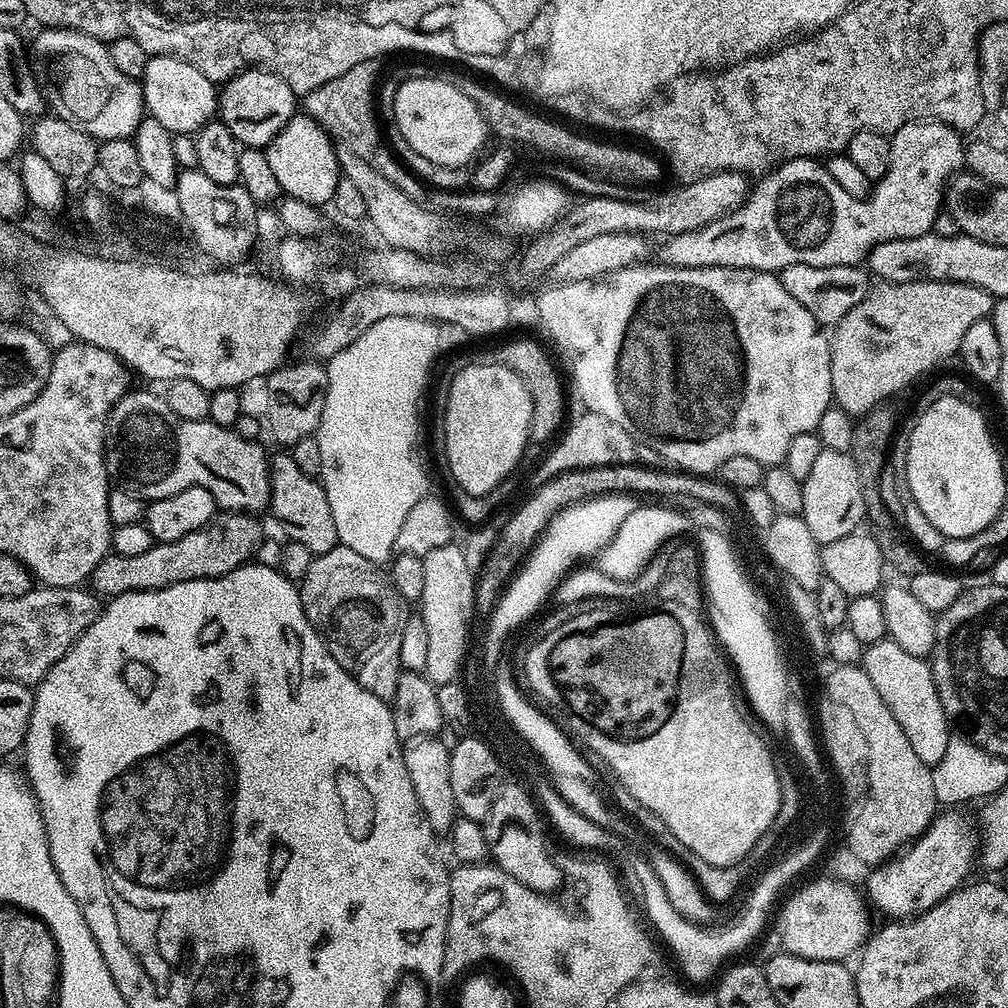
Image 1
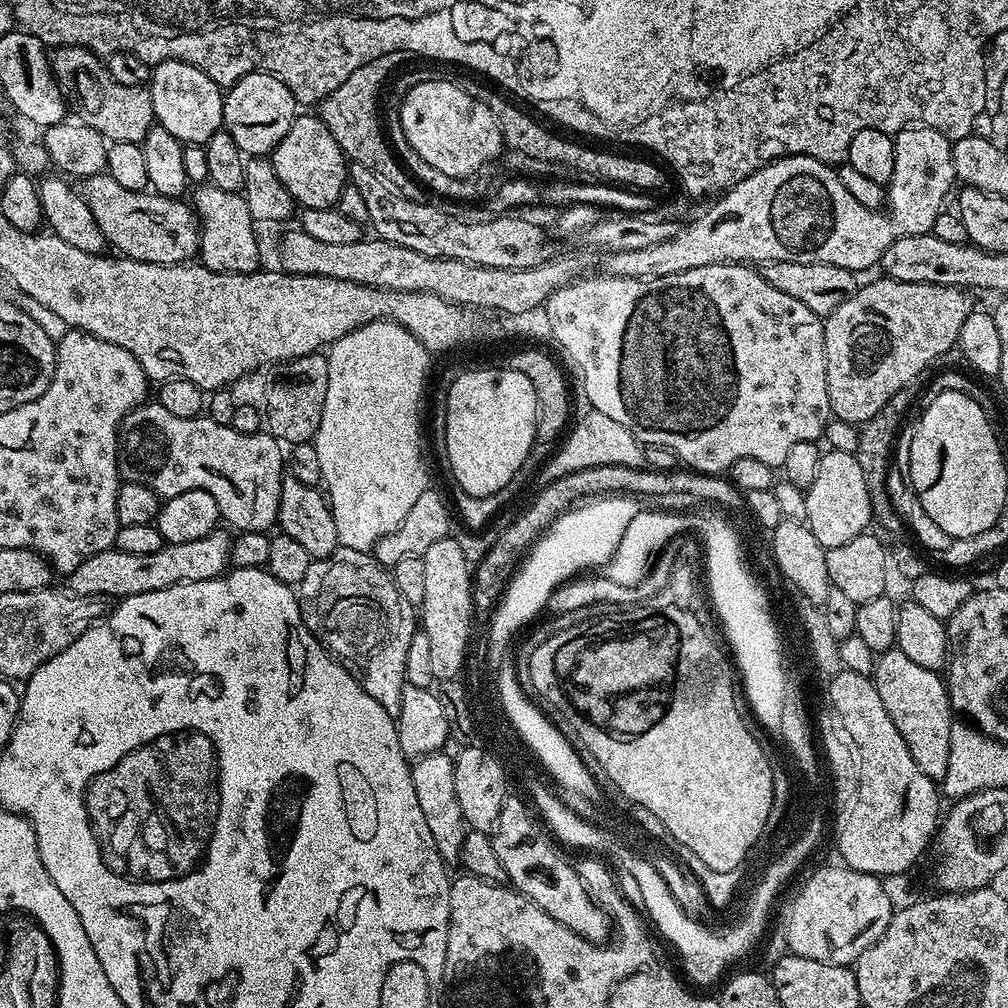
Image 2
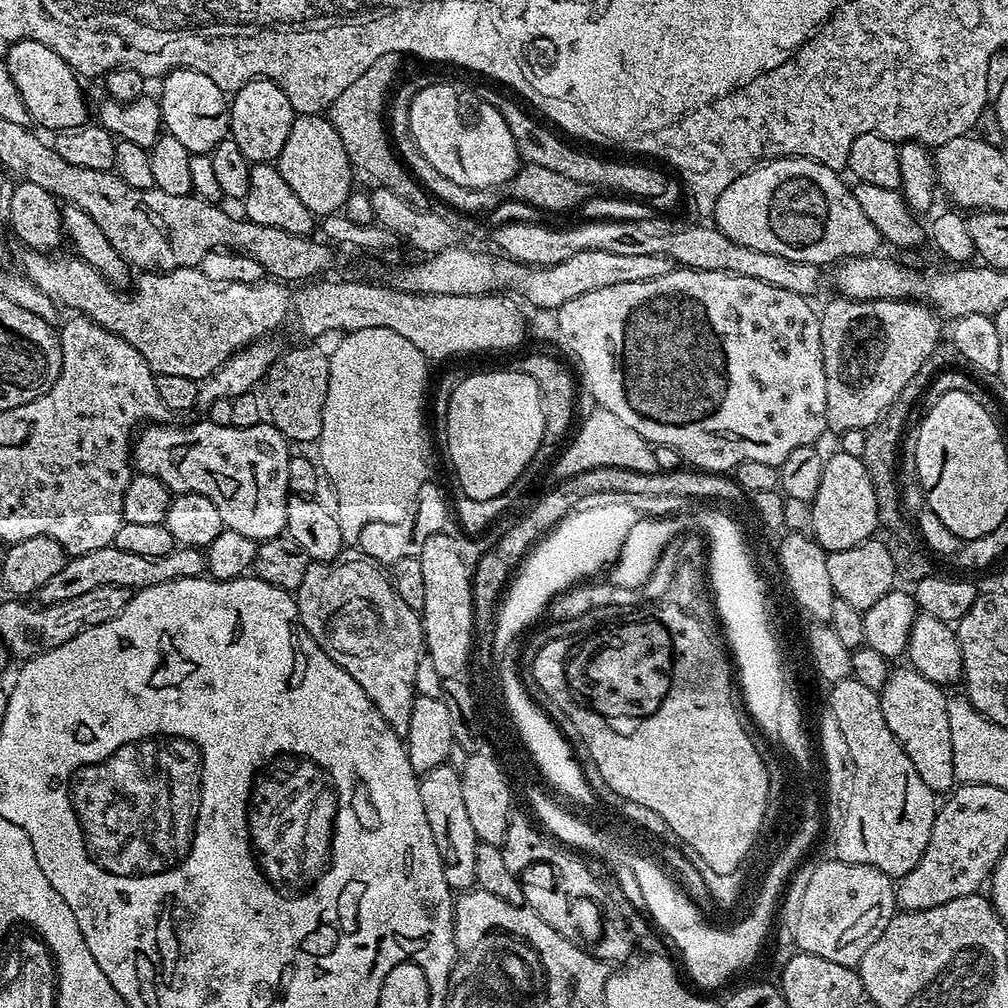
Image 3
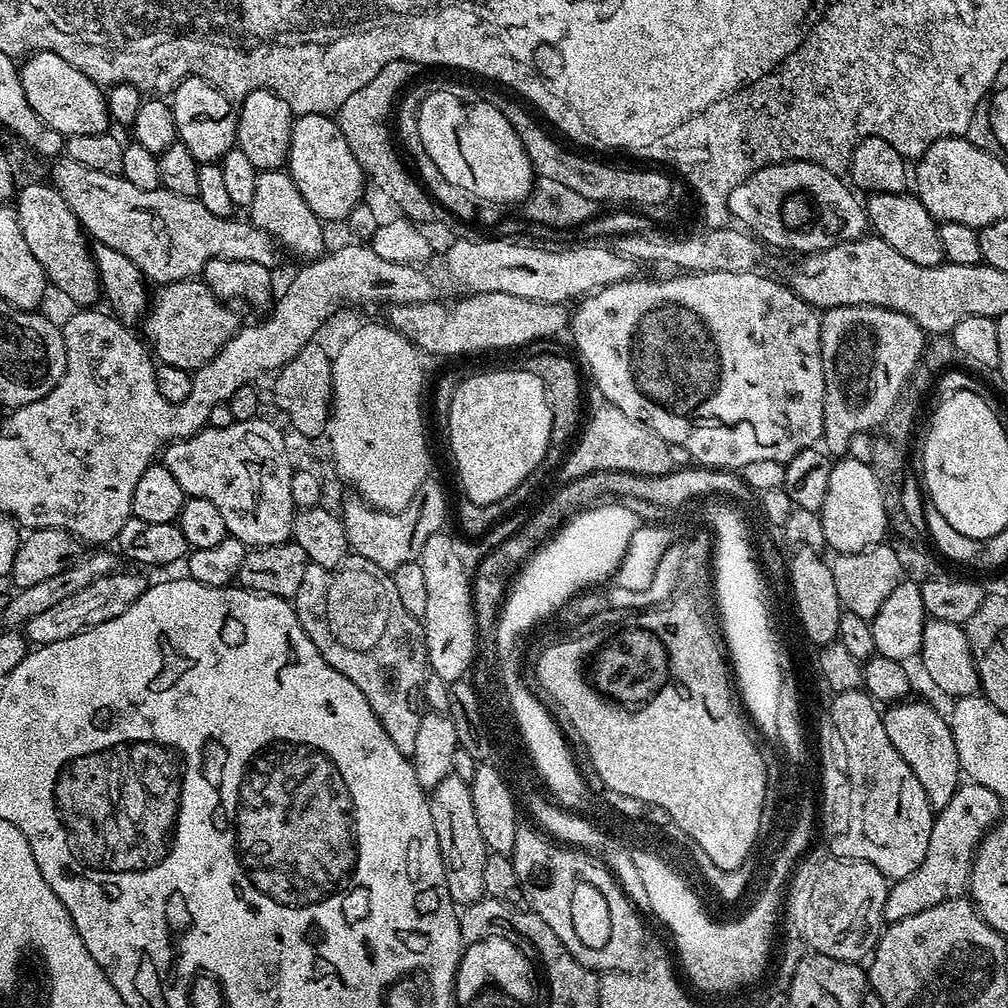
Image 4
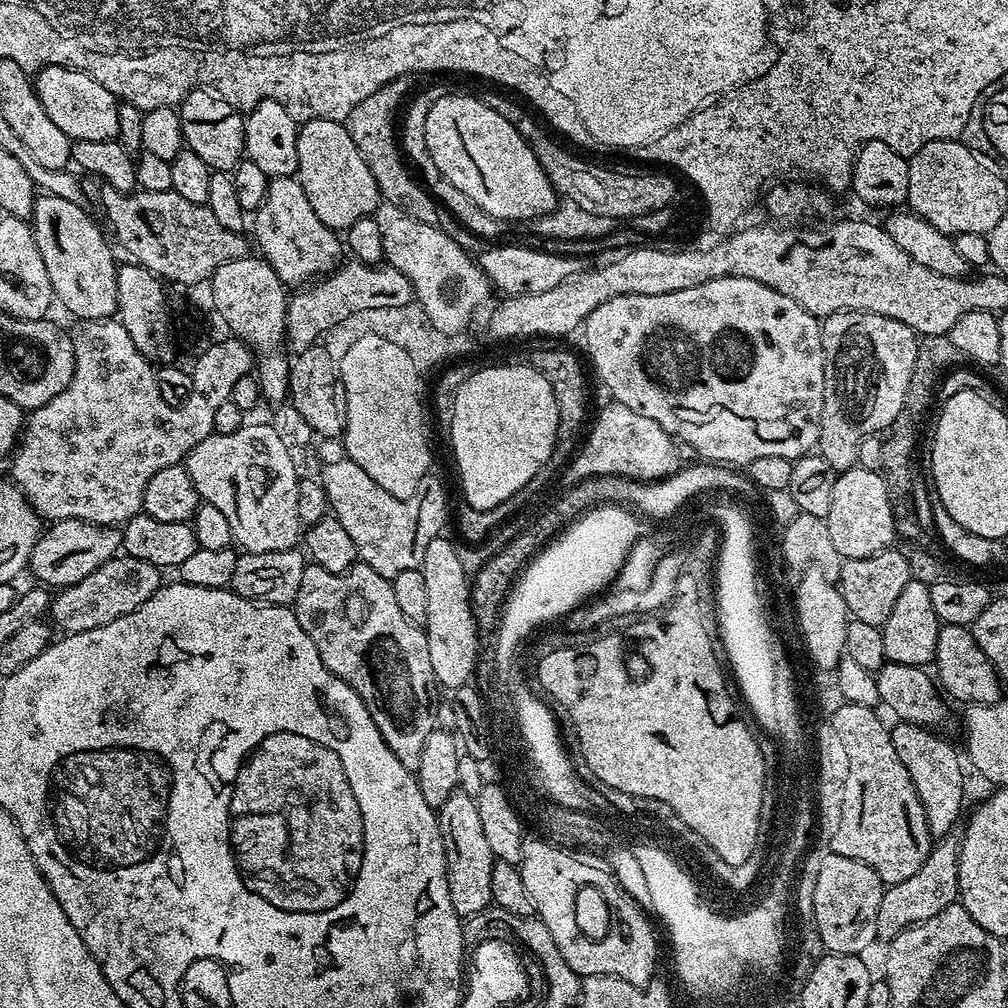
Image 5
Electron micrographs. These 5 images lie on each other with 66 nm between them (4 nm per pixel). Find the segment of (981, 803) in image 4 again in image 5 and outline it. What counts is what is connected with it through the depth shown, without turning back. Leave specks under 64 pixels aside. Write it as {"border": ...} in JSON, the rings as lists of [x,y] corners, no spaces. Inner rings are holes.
{"border":[[[944,838],[933,843],[926,862],[922,862],[922,867],[911,878],[906,878],[906,882],[887,885],[882,894],[882,906],[878,906],[877,937],[881,941],[884,939],[884,942],[891,942],[902,930],[926,922],[926,918],[934,918],[934,914],[946,910],[946,906],[957,903],[960,894],[959,861],[957,841]]]}

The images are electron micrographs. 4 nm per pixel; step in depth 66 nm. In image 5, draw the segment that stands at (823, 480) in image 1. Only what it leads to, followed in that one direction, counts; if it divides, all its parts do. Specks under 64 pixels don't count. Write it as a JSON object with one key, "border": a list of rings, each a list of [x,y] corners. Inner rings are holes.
{"border":[[[859,466],[843,469],[834,482],[826,523],[830,530],[832,552],[844,560],[870,558],[884,548],[893,547],[897,536],[896,523],[883,475]]]}

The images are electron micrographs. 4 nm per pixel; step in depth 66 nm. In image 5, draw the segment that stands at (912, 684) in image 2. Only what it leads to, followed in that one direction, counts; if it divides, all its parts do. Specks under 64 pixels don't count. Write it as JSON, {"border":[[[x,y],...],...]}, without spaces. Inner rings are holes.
{"border":[[[896,722],[891,725],[892,741],[898,759],[906,766],[910,774],[910,782],[918,794],[918,802],[922,804],[925,820],[928,823],[928,834],[933,838],[944,838],[960,816],[964,808],[964,768],[960,765],[960,756],[956,748],[944,736],[939,736],[939,731],[931,728],[924,728],[920,724],[906,724]]]}

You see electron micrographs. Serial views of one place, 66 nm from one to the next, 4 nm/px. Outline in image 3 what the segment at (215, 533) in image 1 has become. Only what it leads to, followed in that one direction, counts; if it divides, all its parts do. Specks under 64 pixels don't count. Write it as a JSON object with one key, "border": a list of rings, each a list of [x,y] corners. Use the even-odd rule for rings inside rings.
{"border":[[[109,546],[102,550],[90,550],[90,554],[71,557],[68,563],[62,566],[62,570],[58,570],[58,574],[49,578],[46,586],[34,593],[34,600],[40,606],[65,604],[70,602],[70,598],[82,598],[82,594],[90,594],[90,590],[98,590],[102,586],[122,586],[129,590],[139,590],[171,580],[204,576],[205,572],[206,556],[198,548],[177,546],[162,558],[142,558],[142,554],[129,554],[127,550]]]}

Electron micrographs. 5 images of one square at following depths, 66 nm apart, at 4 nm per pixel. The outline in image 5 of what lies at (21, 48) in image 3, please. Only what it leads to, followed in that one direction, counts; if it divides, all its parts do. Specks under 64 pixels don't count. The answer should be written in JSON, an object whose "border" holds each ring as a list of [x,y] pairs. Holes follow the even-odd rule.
{"border":[[[49,64],[35,73],[36,93],[42,102],[42,110],[73,140],[110,140],[118,130],[118,98],[106,86],[102,86],[86,72],[76,68],[63,68]]]}

